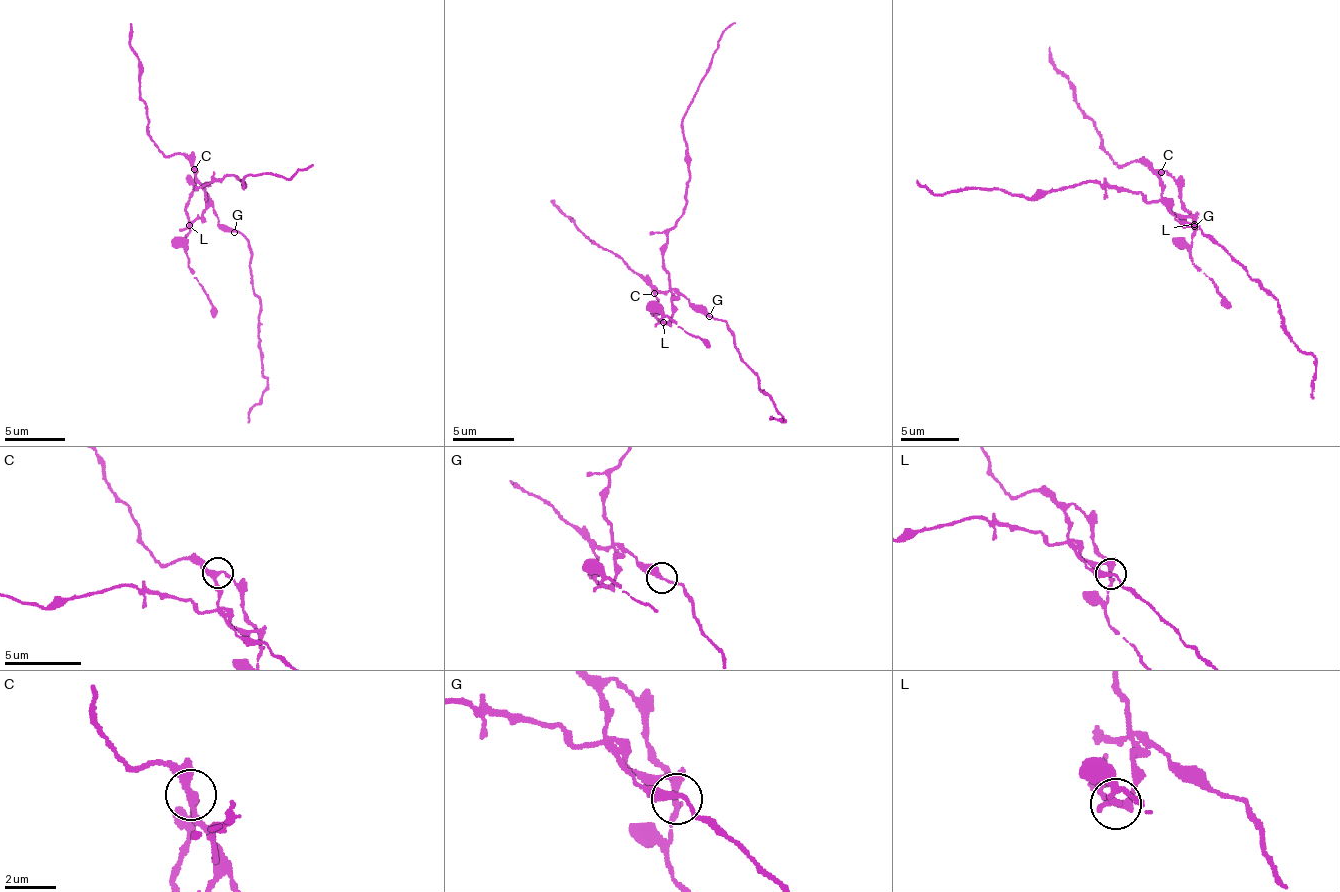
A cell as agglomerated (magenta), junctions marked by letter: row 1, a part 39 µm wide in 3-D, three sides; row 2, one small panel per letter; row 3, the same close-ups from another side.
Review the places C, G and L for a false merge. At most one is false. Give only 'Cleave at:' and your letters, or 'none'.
Cleave at: L

